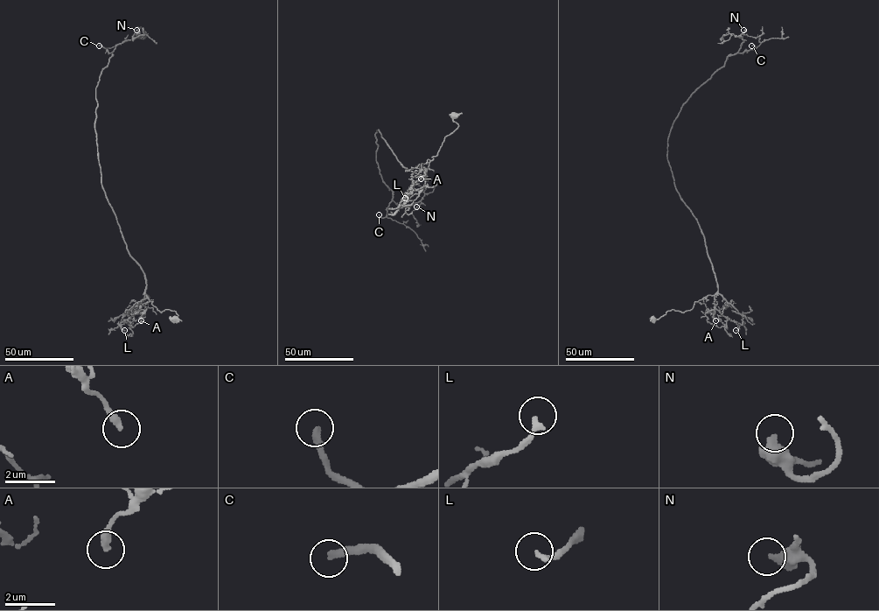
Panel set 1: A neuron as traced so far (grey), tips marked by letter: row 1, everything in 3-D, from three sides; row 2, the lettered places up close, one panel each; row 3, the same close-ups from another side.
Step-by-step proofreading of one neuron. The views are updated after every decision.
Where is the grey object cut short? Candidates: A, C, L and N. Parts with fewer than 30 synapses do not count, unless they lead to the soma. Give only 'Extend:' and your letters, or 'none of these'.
Extend: C

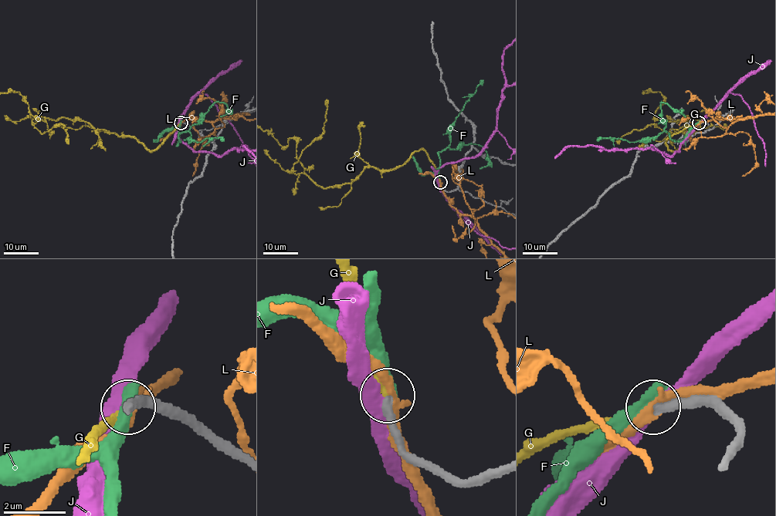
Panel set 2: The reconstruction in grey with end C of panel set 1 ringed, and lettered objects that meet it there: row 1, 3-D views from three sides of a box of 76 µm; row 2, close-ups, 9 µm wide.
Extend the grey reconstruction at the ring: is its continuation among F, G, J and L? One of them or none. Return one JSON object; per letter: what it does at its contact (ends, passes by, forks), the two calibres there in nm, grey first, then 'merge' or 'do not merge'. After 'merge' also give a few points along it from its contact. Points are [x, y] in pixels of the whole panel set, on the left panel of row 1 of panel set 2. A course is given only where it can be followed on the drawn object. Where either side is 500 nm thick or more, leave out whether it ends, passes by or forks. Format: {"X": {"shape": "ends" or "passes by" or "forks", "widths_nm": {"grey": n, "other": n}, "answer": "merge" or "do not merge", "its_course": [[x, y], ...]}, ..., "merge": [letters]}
{"F": {"shape": "ends", "widths_nm": {"grey": 280, "other": 440}, "answer": "do not merge"}, "G": {"shape": "ends", "widths_nm": {"grey": 280, "other": 280}, "answer": "merge", "its_course": [[180, 123], [149, 150], [129, 136], [96, 130], [80, 120], [32, 120], [41, 133], [62, 124], [69, 143]]}, "J": {"shape": "passes by", "widths_nm": {"grey": 320, "other": 440}, "answer": "do not merge"}, "L": {"shape": "forks", "widths_nm": {"grey": 380, "other": 280}, "answer": "do not merge"}, "merge": ["G"]}

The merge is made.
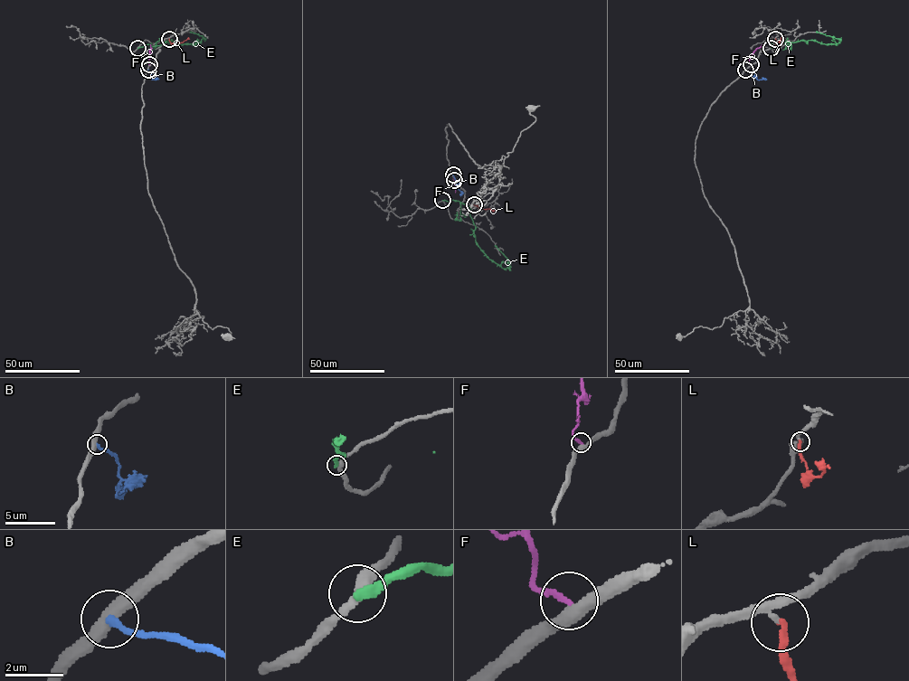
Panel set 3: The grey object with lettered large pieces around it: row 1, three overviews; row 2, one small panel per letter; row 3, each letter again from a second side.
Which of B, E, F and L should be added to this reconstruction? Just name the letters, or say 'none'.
L

